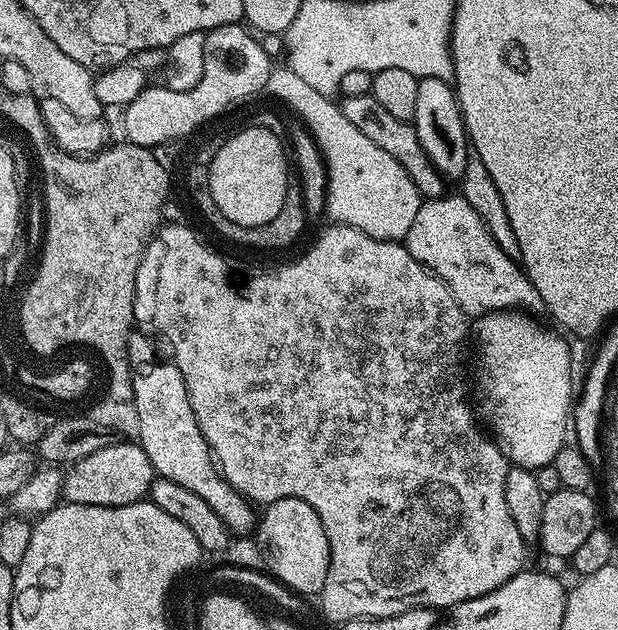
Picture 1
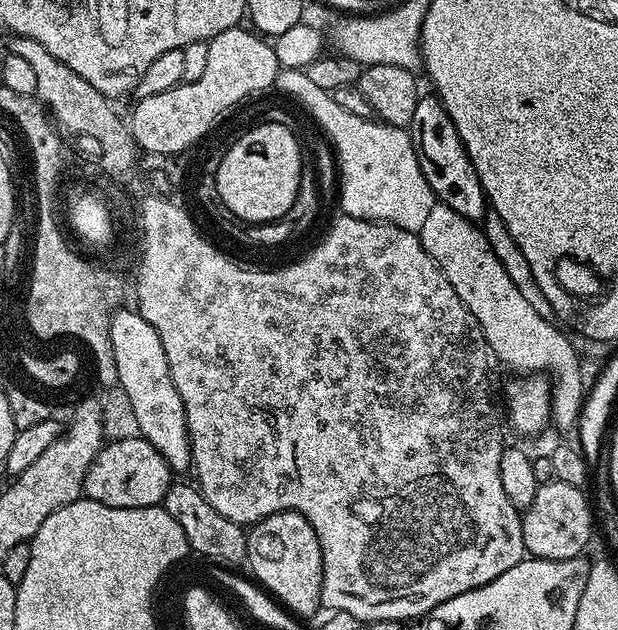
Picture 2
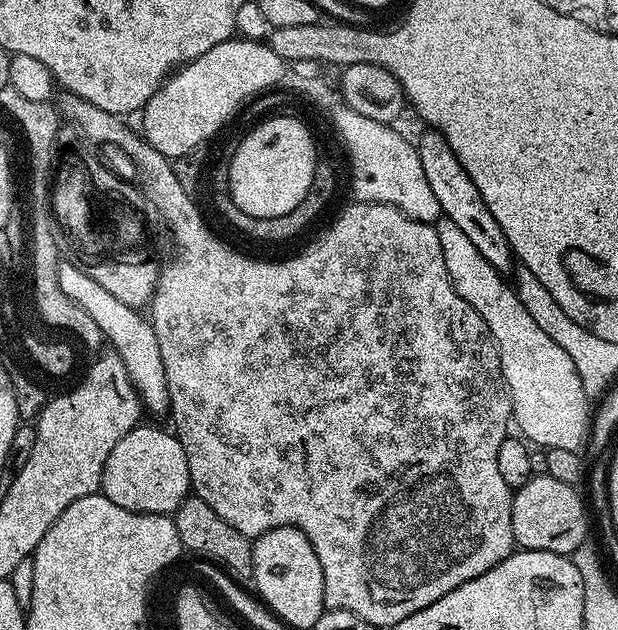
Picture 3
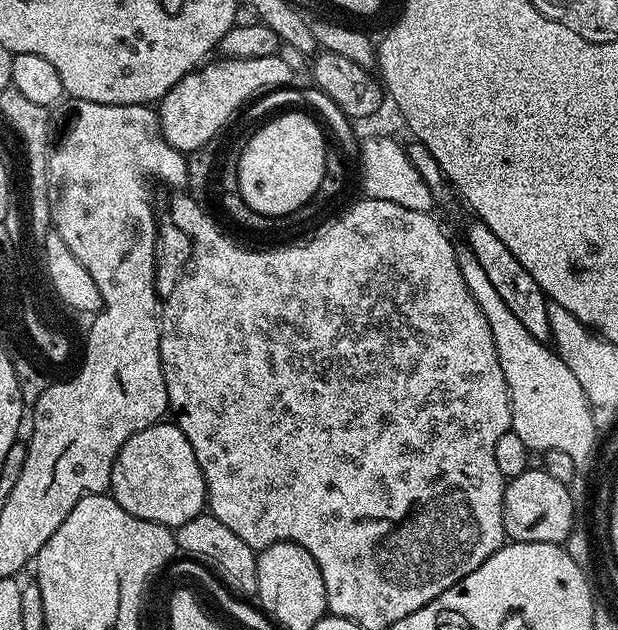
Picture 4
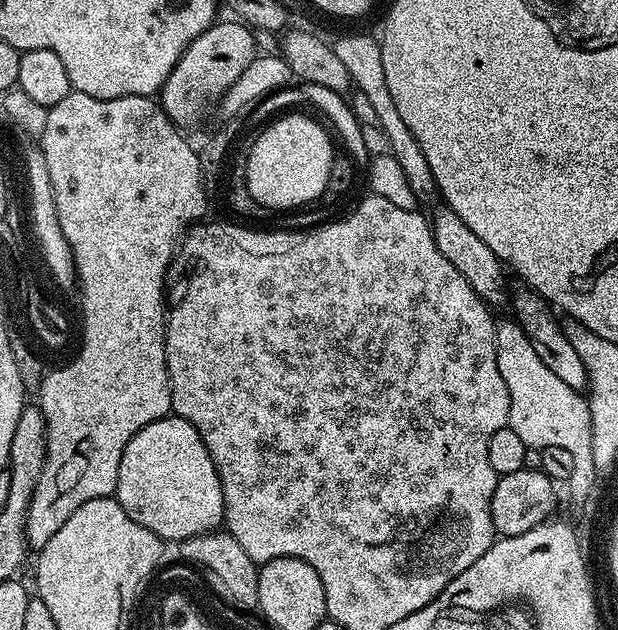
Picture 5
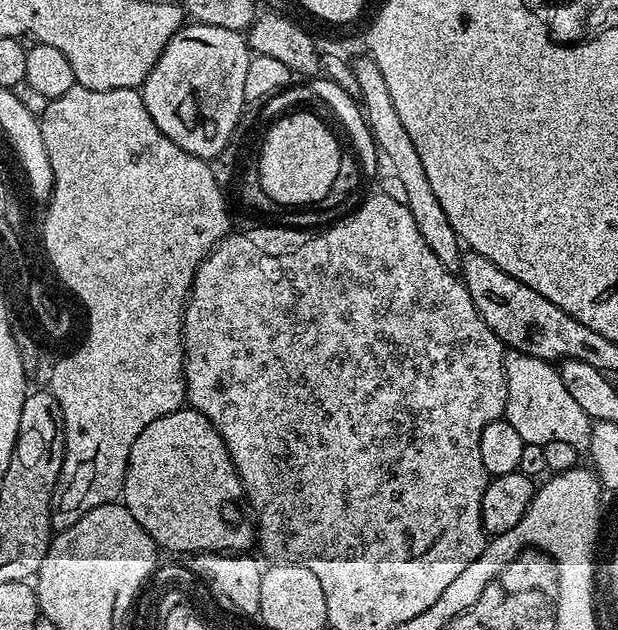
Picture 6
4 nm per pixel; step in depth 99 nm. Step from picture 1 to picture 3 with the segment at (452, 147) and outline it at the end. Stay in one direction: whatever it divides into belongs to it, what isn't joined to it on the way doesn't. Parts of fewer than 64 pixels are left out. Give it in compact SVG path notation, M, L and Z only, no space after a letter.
M424 130L420 142L418 141L415 147L418 158L422 162L426 182L438 198L443 219L454 222L454 226L459 226L462 234L470 238L471 244L482 253L482 258L486 258L486 262L490 262L490 266L494 266L494 270L502 274L511 273L514 268L514 257L510 242L506 234L502 234L502 226L498 226L498 218L490 214L490 206L486 206L482 194L478 194L478 186L474 186L462 162L458 162L458 154L454 154L450 142L446 142L444 135L438 131Z

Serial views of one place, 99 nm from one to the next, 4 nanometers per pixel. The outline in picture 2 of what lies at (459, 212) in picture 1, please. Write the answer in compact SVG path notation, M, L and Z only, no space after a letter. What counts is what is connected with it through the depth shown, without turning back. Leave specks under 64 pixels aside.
M436 203L418 235L426 254L440 267L446 282L454 286L454 294L478 318L478 326L495 359L499 363L501 360L512 374L547 374L552 389L551 419L560 428L575 429L586 397L586 384L580 373L580 356L568 341L569 333L539 315L522 298L521 291L494 256L483 231L473 221L450 210L450 206Z

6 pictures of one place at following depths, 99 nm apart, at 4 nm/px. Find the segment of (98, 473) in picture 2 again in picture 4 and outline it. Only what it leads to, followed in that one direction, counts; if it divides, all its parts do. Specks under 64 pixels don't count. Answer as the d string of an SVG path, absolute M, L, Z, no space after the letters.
M175 422L151 424L149 428L142 430L138 434L134 434L125 442L122 446L122 450L118 450L118 458L112 467L110 495L112 499L118 502L118 506L122 506L122 510L126 510L126 514L134 514L134 518L142 518L146 522L158 522L162 526L173 530L180 528L186 522L190 522L190 518L201 515L201 513L205 511L208 502L208 491L206 490L206 482L202 474L202 466L198 466L198 458L194 458L194 450L190 447L190 442L186 442L186 434L182 434L182 430Z

